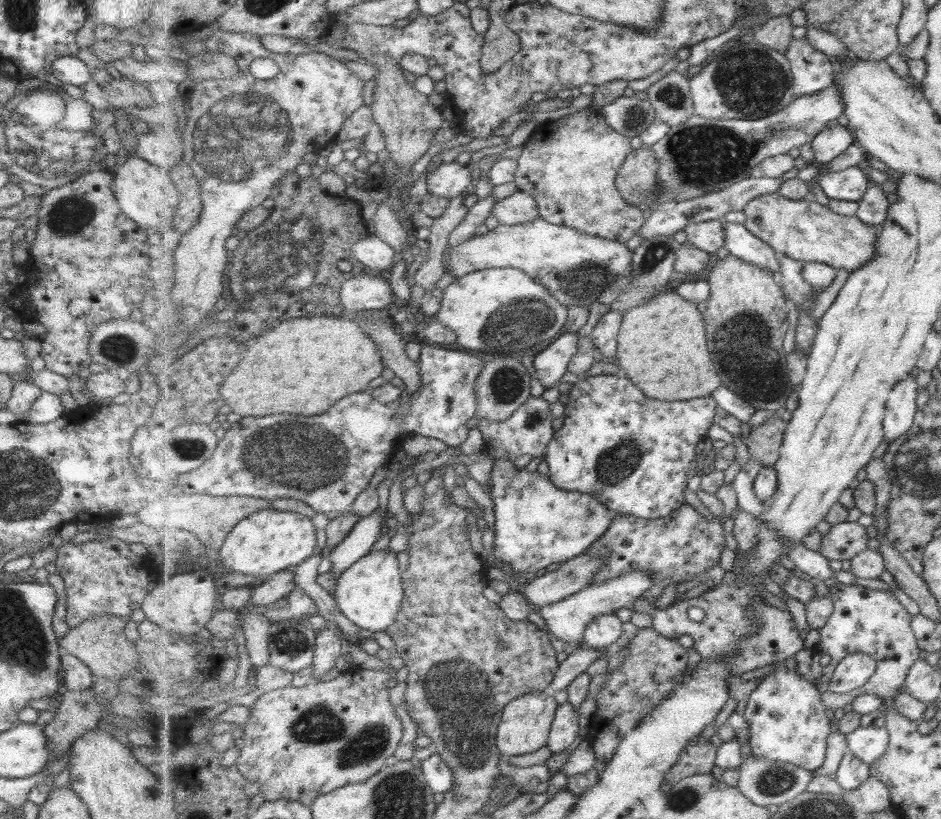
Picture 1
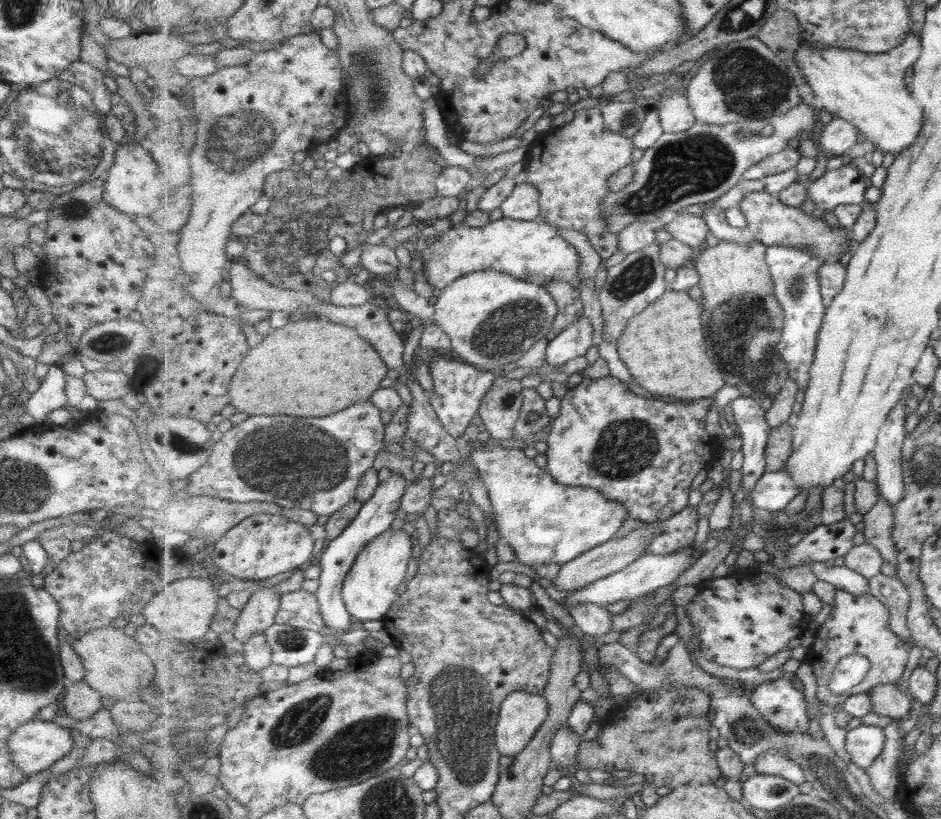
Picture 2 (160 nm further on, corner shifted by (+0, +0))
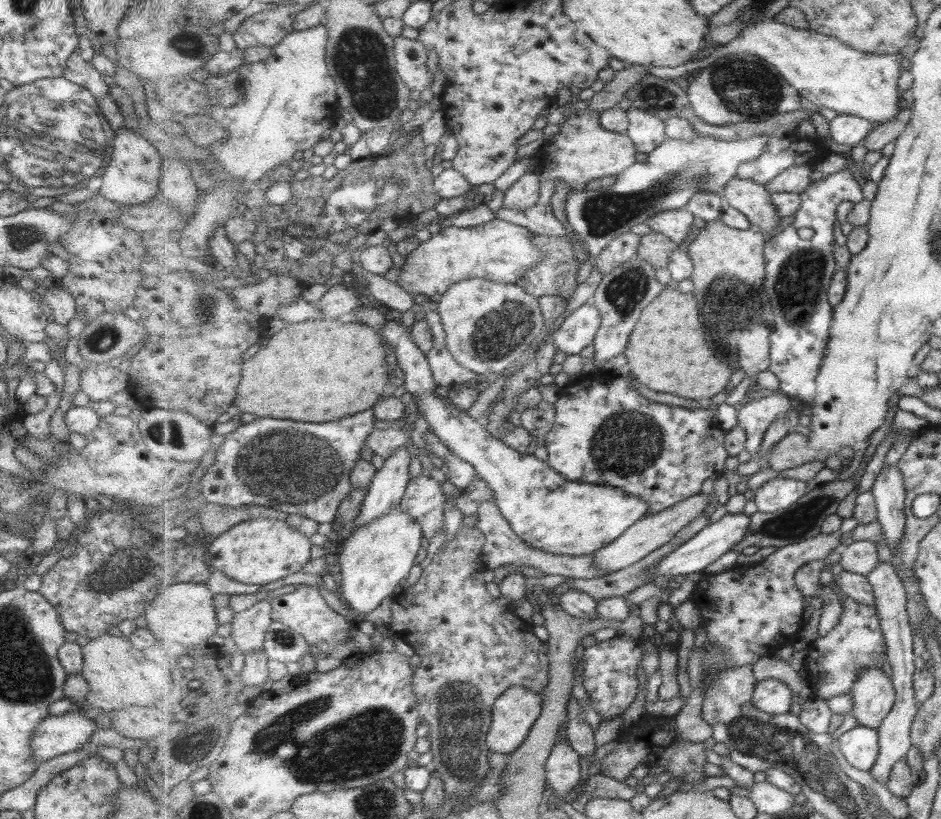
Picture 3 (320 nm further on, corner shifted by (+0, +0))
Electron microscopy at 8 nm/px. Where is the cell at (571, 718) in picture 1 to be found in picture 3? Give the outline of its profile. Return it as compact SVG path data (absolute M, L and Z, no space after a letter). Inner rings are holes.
M569 742L554 746L546 764L550 791L558 796L567 796L581 780L581 755Z

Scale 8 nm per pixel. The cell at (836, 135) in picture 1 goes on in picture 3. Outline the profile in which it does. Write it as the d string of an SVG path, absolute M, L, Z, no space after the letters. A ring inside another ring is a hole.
M838 114L829 124L831 138L851 147L864 141L876 126L870 120L852 114Z

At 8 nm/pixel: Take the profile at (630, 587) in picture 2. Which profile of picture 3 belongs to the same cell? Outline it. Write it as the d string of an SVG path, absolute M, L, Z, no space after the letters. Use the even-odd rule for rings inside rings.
M726 513L721 519L707 525L694 538L691 538L686 544L683 544L683 546L677 548L675 552L663 559L656 568L652 568L650 574L648 574L648 579L652 582L657 576L670 576L673 578L674 576L679 576L679 574L703 573L703 570L709 564L719 560L723 554L731 552L731 549L735 549L735 545L741 543L743 537L750 531L750 526L751 517L749 515L745 515L745 513Z

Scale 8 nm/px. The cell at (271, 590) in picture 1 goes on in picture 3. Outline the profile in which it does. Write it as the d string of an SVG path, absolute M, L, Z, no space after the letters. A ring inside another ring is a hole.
M260 598L249 610L236 613L228 629L239 652L247 655L254 650L264 650L267 629L275 621L272 610L270 601Z

